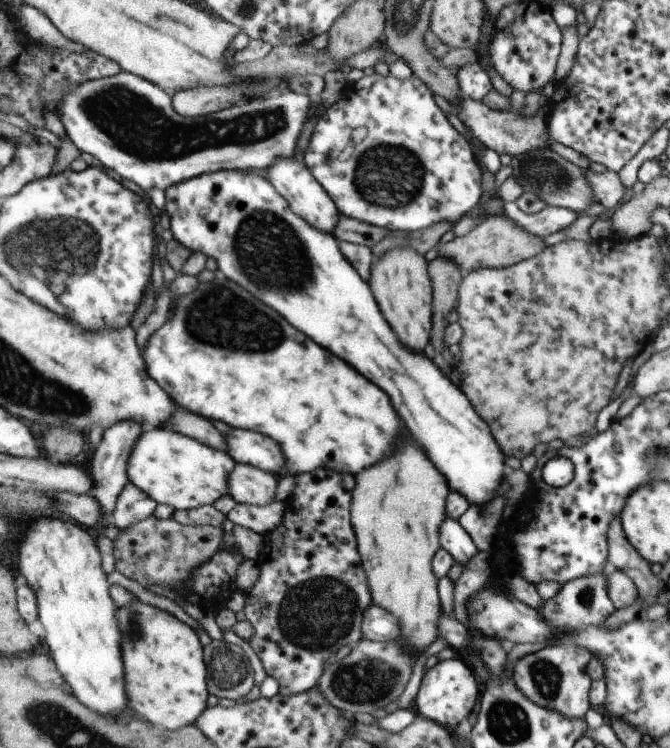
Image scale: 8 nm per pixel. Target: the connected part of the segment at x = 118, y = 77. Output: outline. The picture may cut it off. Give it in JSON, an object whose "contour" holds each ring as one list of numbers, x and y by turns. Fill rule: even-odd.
{"contour":[[122,70,107,78,91,80,77,86,71,94,56,105,56,112,65,128,65,134,81,152,87,152,99,160,105,169,111,168,125,180,131,180,144,192,153,188,167,190,173,184,190,178,219,172,220,170,251,170,271,168,281,158,295,158,295,147,309,114,313,112,313,98,309,94,288,90,272,94,264,99,252,100,201,118,183,118,173,108,173,95,159,86]]}

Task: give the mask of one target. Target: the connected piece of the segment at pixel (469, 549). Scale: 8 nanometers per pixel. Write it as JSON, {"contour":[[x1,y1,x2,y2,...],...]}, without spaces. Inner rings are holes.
{"contour":[[444,518,440,525,441,548,449,552,455,559,455,564,461,564,462,567,475,556,478,552,476,543,469,538,469,535,456,520]]}

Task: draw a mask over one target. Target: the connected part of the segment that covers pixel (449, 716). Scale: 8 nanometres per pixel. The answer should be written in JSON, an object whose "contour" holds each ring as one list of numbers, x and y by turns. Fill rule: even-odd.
{"contour":[[455,658,437,661,433,667,423,671,423,676,411,707,418,716,432,720,435,724,452,729,461,720,467,718,471,708,477,702,477,682,471,670]]}

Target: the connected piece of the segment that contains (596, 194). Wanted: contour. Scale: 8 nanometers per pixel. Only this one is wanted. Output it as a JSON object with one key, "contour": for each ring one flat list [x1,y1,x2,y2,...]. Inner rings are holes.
{"contour":[[613,171,586,172,584,177,589,184,589,188,591,188,591,196,605,209,615,208,626,198,623,195,625,188,619,180,618,173]]}

